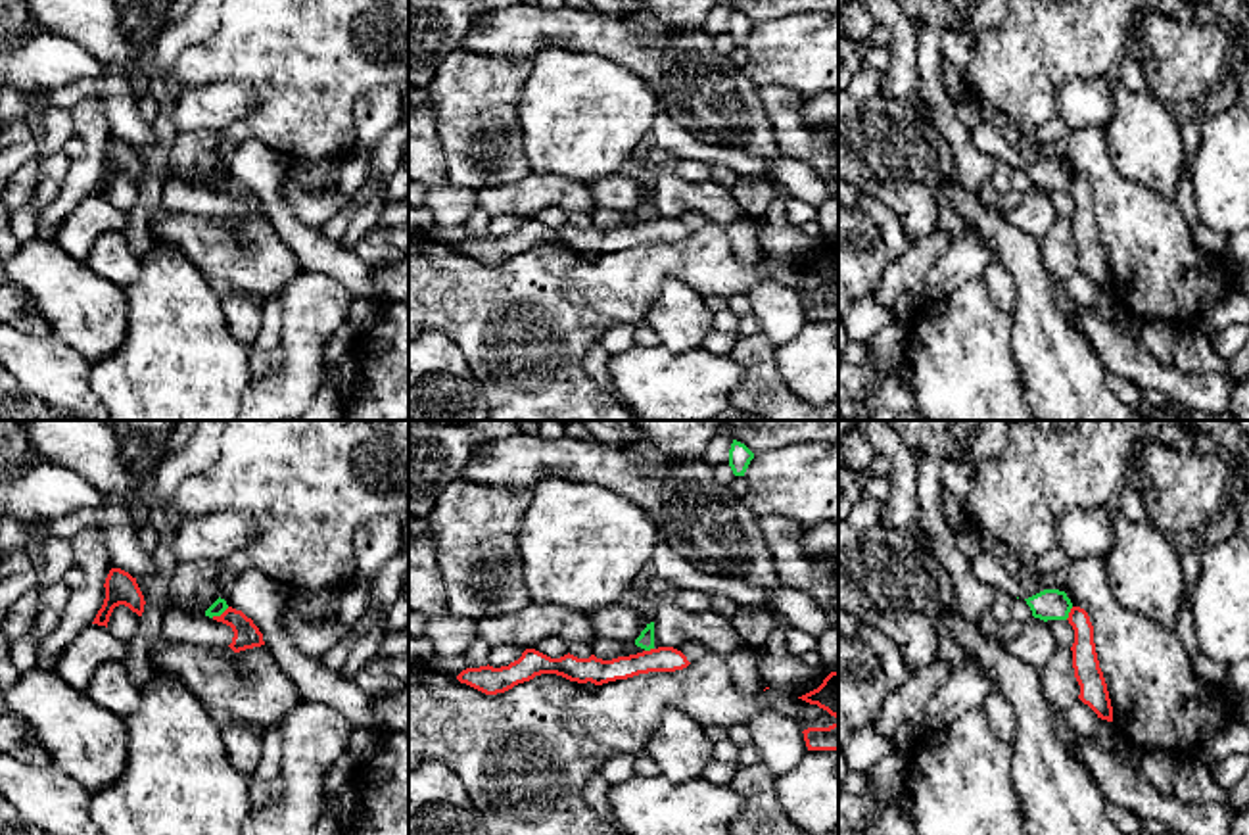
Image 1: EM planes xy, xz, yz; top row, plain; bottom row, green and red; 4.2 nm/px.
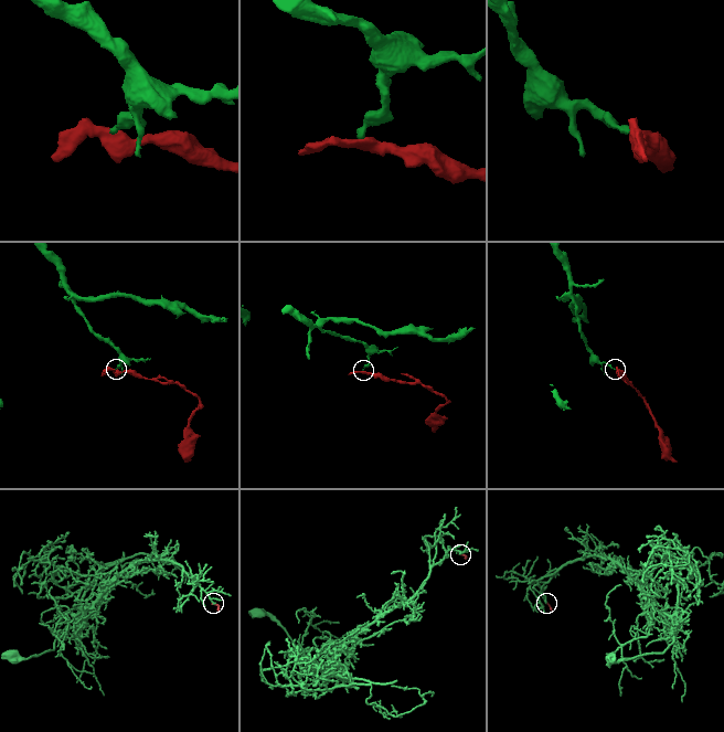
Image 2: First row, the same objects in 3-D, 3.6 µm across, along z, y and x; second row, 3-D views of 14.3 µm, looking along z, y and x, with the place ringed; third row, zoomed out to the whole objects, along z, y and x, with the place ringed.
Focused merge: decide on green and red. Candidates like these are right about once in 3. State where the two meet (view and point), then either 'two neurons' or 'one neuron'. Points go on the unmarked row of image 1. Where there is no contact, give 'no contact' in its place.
xy (219, 185) | two neurons

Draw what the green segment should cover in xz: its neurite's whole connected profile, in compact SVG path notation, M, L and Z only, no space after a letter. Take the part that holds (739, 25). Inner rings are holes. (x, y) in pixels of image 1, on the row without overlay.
M733 10L729 19L729 36L735 46L744 46L754 23L741 12Z

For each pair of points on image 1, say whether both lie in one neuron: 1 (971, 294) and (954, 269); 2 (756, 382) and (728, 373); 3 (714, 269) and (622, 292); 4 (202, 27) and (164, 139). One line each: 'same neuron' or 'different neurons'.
1: different neurons
2: different neurons
3: same neuron
4: same neuron

